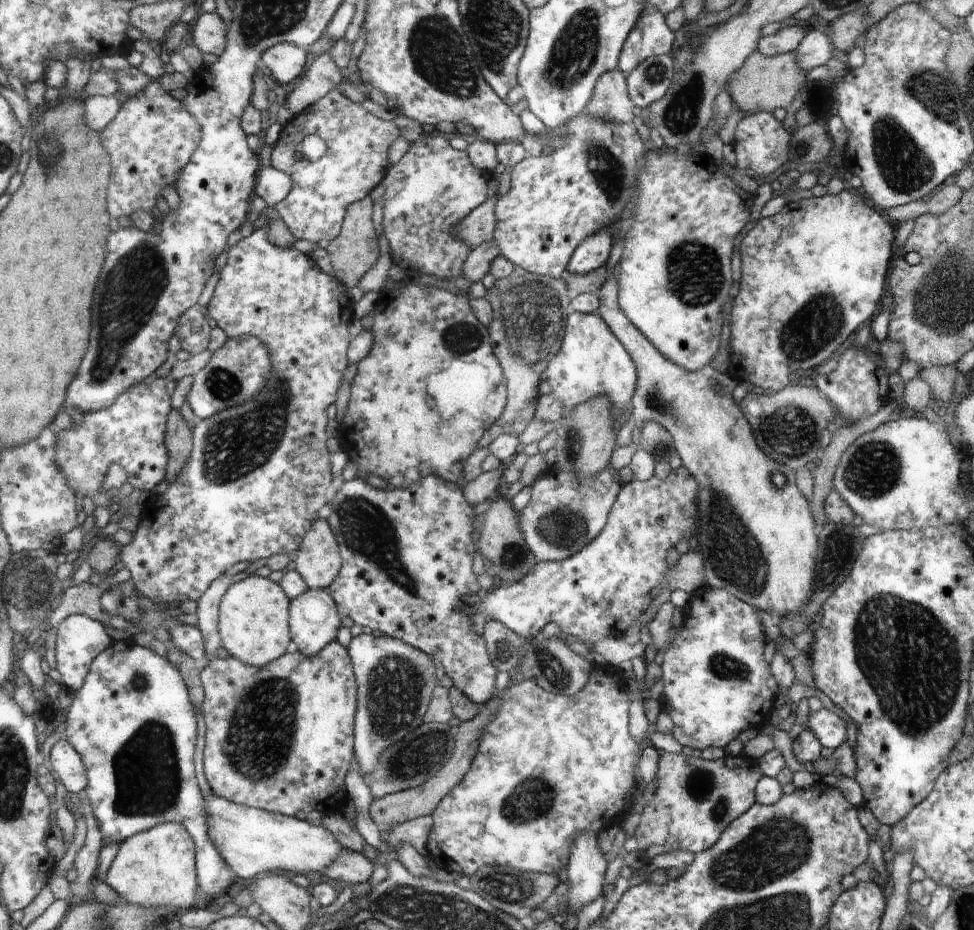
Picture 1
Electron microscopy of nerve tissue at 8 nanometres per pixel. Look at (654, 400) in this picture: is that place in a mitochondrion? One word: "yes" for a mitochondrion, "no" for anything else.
yes

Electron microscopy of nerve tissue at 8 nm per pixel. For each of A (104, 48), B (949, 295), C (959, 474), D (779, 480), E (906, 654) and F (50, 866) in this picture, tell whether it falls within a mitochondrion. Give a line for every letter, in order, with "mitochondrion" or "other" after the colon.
A: other
B: mitochondrion
C: other
D: mitochondrion
E: mitochondrion
F: other

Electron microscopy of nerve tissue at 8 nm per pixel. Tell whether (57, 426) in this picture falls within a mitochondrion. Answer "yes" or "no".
no

